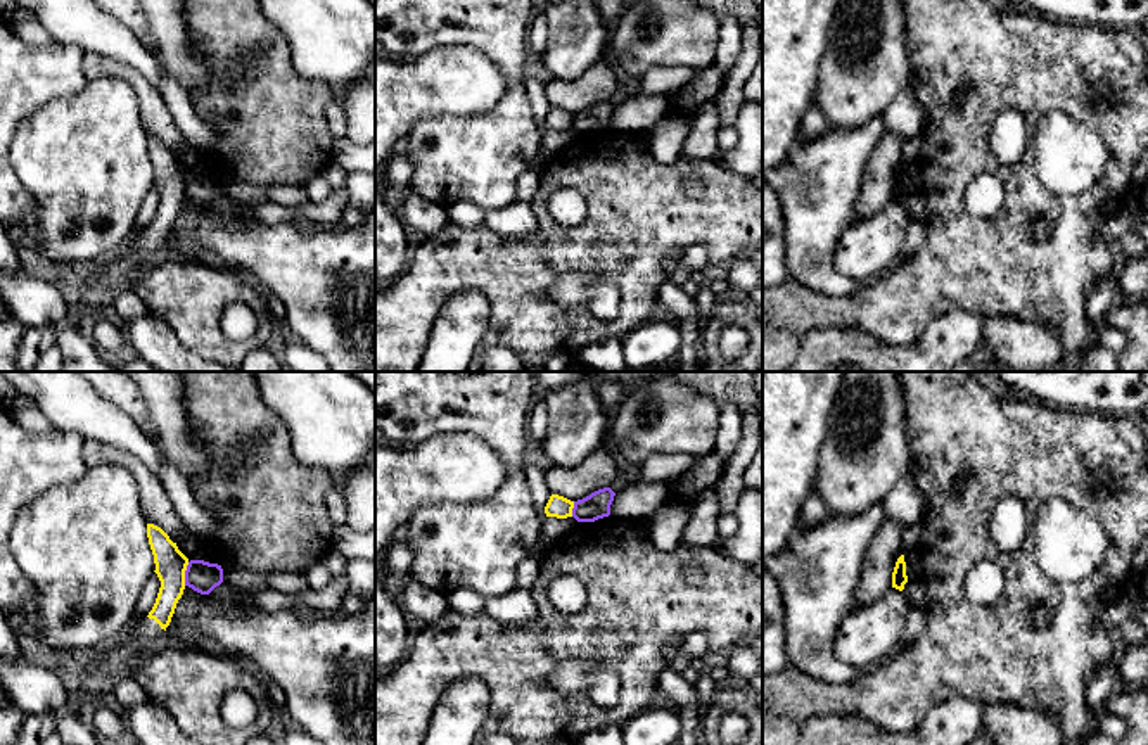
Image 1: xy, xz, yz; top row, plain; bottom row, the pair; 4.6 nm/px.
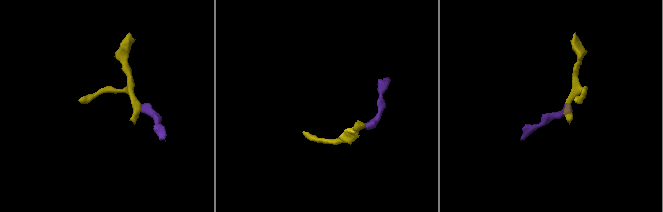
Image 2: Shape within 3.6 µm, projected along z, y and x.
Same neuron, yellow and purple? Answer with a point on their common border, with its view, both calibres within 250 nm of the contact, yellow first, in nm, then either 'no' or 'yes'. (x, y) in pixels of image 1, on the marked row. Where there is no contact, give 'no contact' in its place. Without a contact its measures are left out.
contact xy (184, 574); calibres 140 and 150 nm; no

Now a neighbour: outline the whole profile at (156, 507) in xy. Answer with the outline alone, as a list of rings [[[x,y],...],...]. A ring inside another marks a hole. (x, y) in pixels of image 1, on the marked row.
[[[131,456],[130,470],[138,486],[140,508],[147,524],[161,527],[178,544],[187,527],[176,515],[161,481],[135,456]]]

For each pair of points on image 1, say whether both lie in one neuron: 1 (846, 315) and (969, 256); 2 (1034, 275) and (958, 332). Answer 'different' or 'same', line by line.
1: same
2: different

